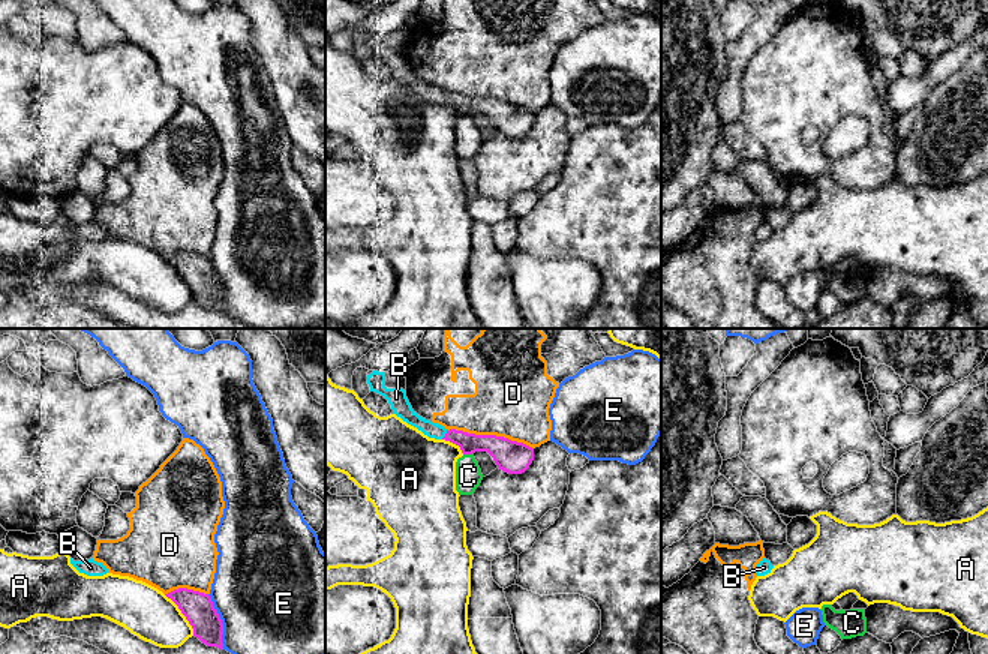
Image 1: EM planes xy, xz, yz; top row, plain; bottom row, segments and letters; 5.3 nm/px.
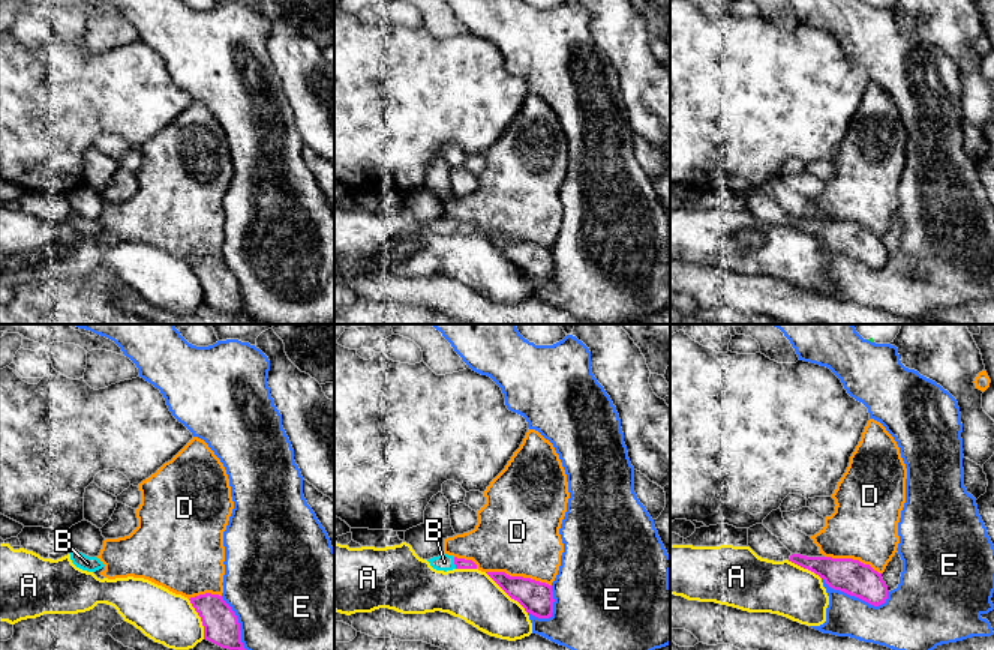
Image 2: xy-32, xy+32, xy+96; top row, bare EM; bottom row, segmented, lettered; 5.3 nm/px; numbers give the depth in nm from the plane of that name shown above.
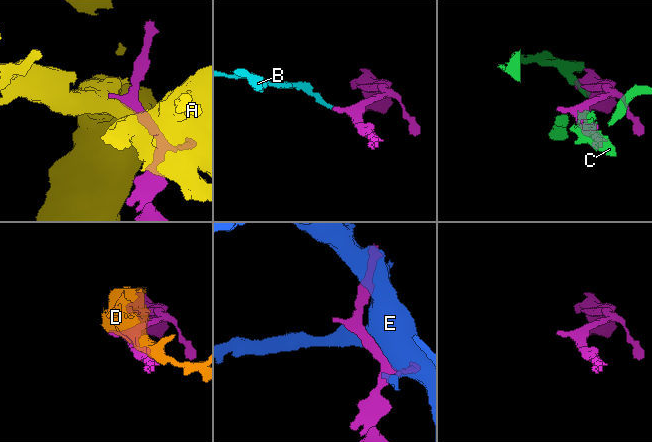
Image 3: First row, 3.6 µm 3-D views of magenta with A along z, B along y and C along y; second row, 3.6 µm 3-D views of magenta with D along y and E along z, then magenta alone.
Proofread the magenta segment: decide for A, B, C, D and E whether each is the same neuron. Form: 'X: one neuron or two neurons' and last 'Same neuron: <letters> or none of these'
A: two neurons
B: one neuron
C: two neurons
D: two neurons
E: two neurons
Same neuron: B

